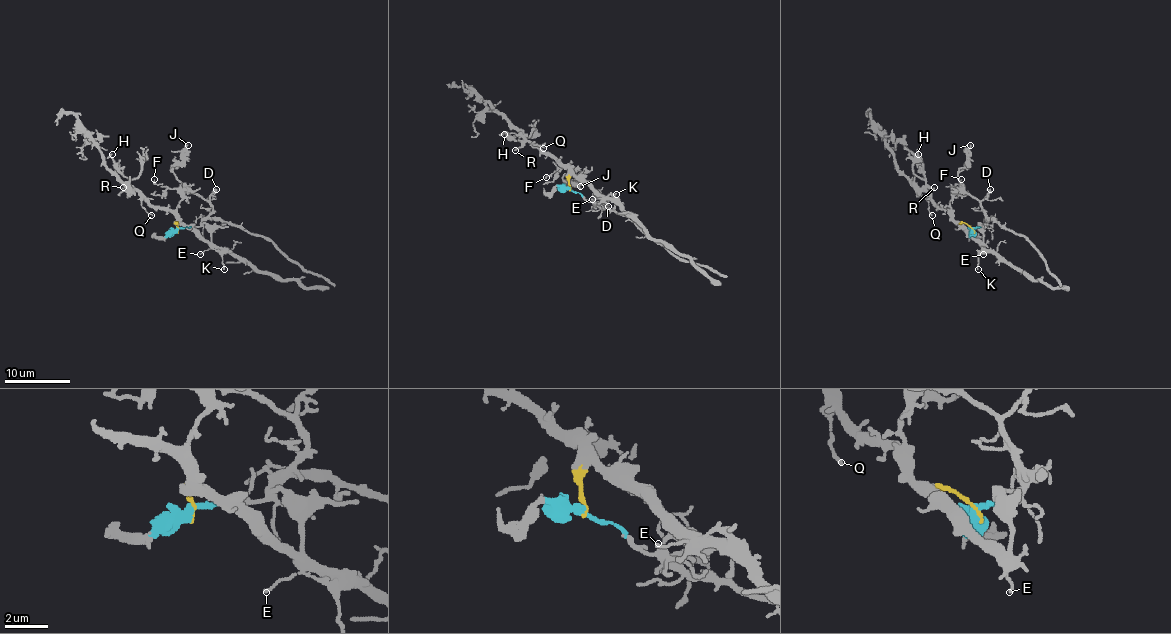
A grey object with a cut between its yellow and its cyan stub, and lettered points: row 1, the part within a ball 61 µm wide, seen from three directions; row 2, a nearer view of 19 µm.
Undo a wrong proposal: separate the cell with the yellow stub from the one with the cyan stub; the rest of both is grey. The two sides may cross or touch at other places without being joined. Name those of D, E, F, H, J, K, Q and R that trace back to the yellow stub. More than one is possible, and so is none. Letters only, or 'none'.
E, F, H, K, Q, R

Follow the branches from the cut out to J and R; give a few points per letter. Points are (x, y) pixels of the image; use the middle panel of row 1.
J: (570, 188), (590, 201), (601, 200), (580, 180), (565, 174), (572, 183), (580, 187)
R: (570, 188), (569, 170), (560, 162), (542, 154), (529, 142), (514, 150)

